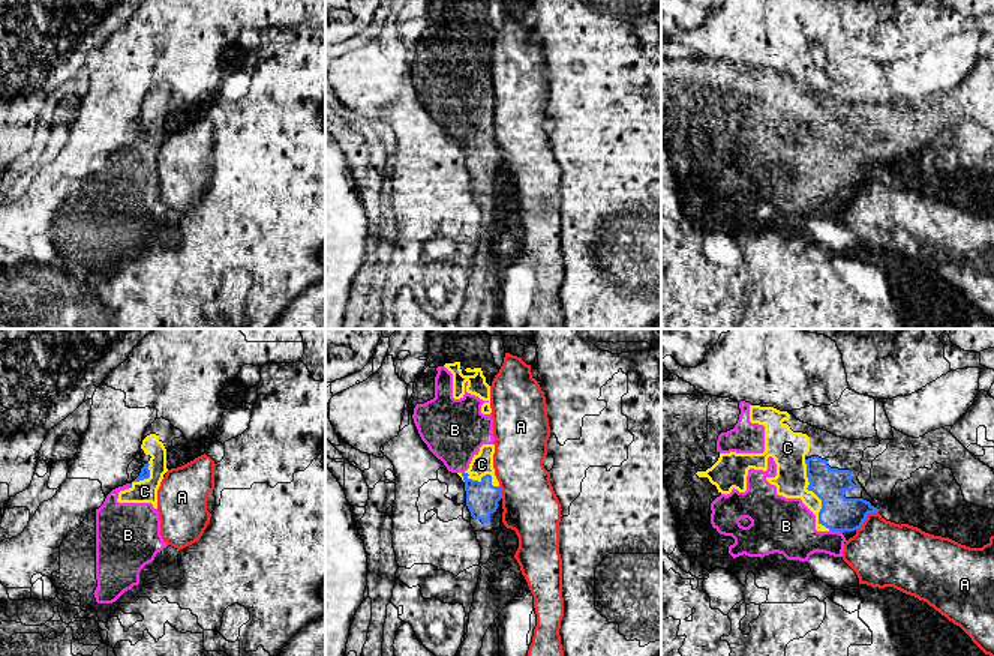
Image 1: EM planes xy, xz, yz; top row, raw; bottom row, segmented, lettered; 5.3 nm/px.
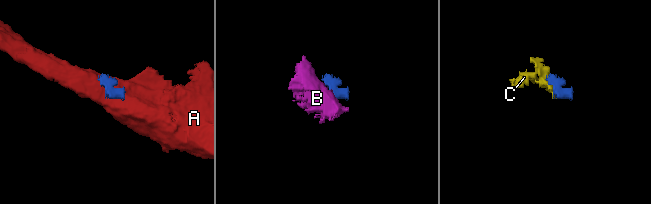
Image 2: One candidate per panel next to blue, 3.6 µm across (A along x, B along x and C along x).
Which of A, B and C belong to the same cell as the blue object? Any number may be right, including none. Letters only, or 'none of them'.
B, C

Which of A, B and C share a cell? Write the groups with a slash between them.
A / B C

